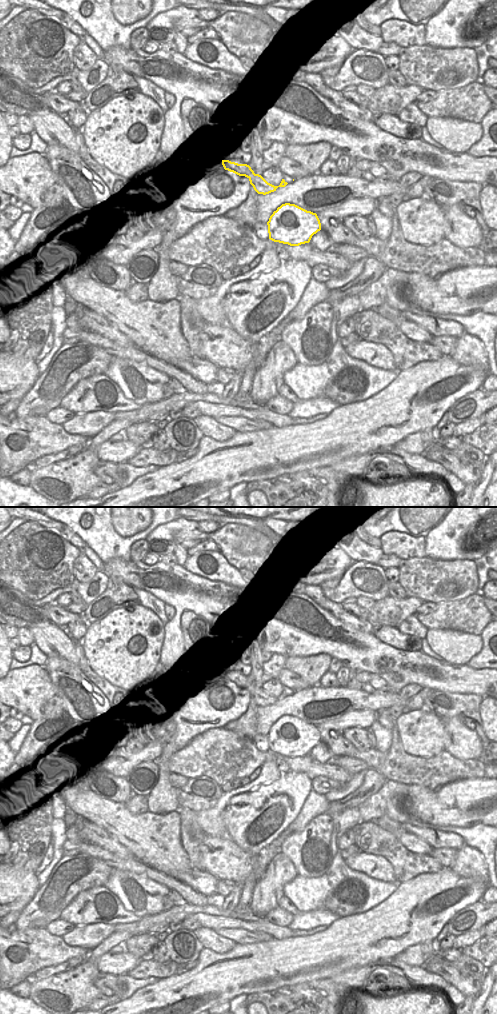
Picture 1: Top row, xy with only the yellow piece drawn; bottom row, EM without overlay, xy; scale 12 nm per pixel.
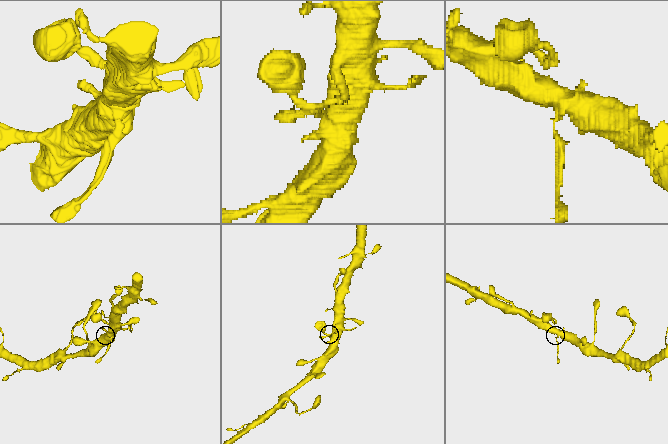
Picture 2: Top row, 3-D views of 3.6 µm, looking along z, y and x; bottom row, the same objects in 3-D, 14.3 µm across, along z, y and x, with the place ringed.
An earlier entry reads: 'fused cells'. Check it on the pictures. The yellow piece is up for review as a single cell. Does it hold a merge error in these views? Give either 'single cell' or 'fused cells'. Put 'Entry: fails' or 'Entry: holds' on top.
Entry: fails
single cell

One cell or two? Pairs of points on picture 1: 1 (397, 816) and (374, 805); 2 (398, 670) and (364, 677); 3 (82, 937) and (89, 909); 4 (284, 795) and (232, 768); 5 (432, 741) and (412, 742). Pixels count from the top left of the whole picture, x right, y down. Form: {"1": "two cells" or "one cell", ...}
{"1": "one cell", "2": "two cells", "3": "two cells", "4": "two cells", "5": "one cell"}

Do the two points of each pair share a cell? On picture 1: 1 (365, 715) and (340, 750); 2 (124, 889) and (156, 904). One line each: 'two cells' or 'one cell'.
1: two cells
2: one cell

